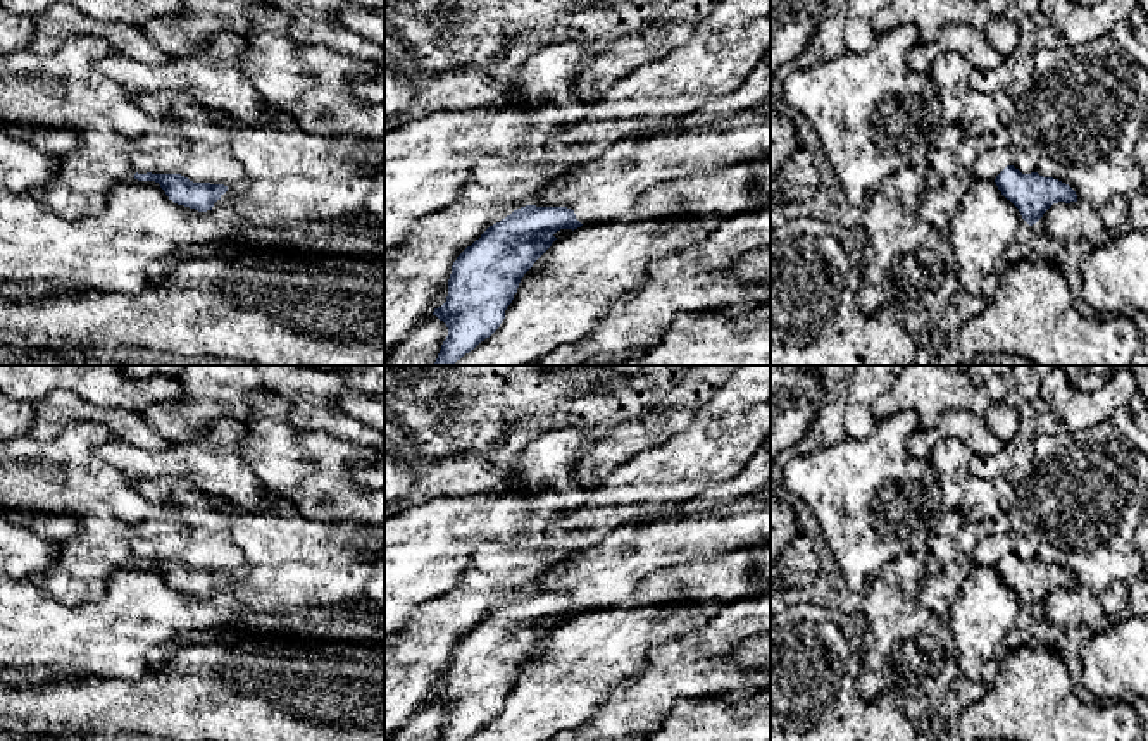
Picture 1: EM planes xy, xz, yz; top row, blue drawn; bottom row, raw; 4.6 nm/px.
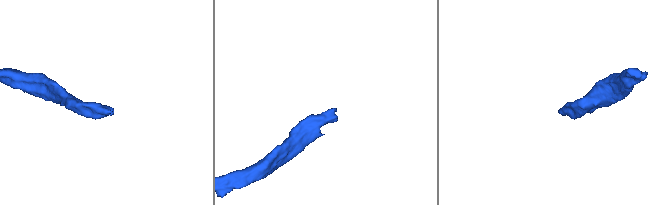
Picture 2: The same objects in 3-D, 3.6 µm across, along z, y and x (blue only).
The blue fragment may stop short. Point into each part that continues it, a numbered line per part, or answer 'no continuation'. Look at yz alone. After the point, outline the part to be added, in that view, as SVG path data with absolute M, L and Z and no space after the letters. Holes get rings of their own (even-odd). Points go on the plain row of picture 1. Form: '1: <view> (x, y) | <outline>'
no continuation

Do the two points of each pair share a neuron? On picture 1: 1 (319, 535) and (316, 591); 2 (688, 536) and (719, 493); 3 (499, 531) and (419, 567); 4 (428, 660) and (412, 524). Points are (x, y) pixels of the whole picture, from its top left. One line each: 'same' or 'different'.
1: different
2: different
3: same
4: different

